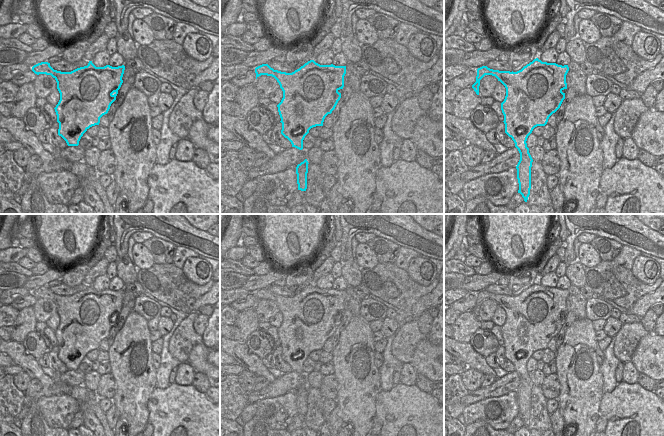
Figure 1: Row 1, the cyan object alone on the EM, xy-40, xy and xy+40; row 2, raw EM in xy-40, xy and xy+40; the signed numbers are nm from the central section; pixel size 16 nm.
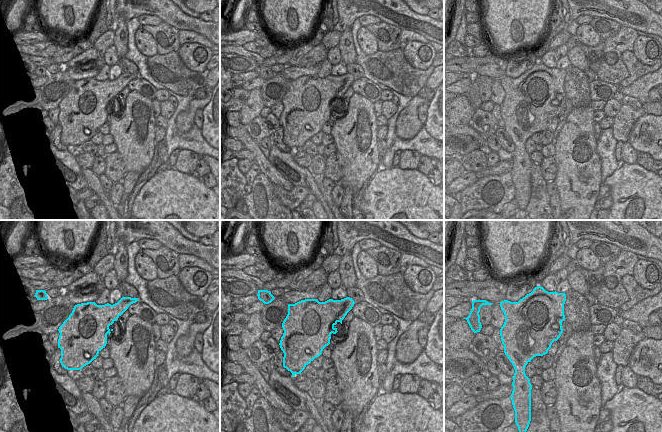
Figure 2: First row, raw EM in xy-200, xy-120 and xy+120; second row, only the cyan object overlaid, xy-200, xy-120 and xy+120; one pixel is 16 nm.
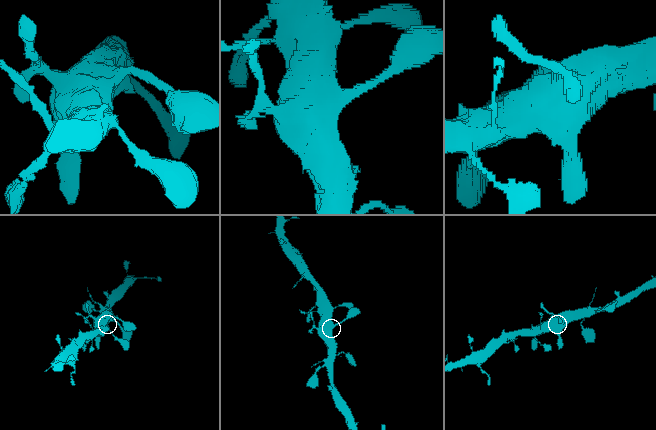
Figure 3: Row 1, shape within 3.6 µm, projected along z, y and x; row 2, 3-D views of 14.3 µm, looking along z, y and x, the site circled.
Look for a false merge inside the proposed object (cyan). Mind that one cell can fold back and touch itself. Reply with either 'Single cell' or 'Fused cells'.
Single cell.

